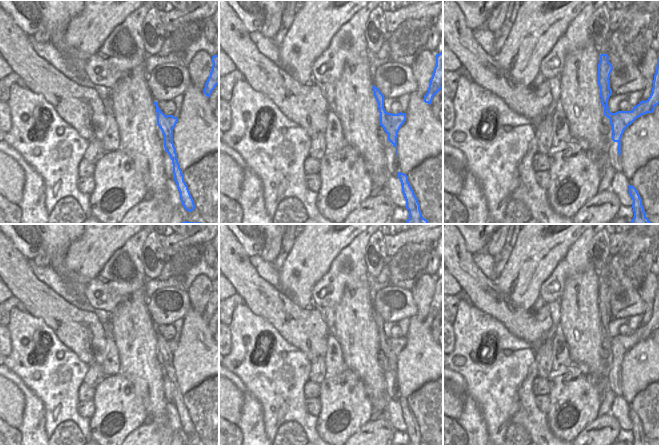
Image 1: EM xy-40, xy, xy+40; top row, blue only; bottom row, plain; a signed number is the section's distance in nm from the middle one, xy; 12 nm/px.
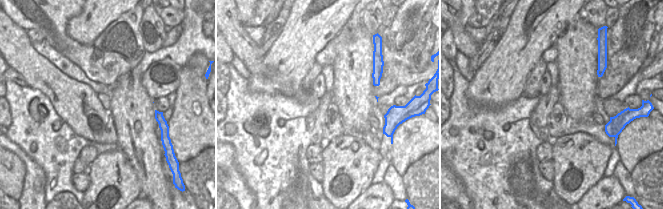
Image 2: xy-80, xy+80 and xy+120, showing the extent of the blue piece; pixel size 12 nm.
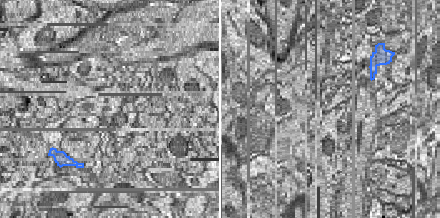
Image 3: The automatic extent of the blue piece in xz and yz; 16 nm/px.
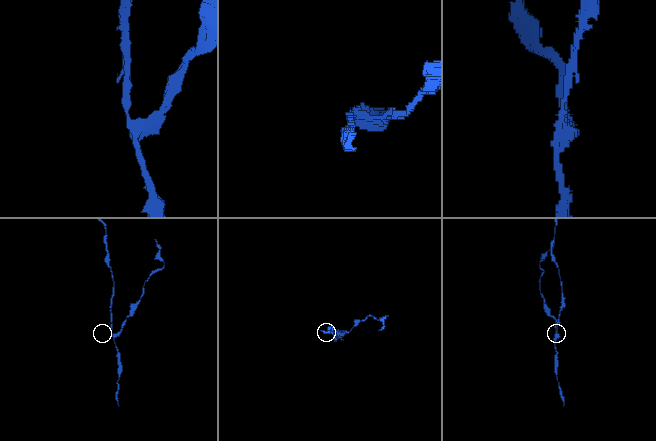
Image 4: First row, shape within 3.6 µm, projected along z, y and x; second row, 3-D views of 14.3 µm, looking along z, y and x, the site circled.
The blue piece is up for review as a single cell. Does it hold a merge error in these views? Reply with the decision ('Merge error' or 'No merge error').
Merge error.

